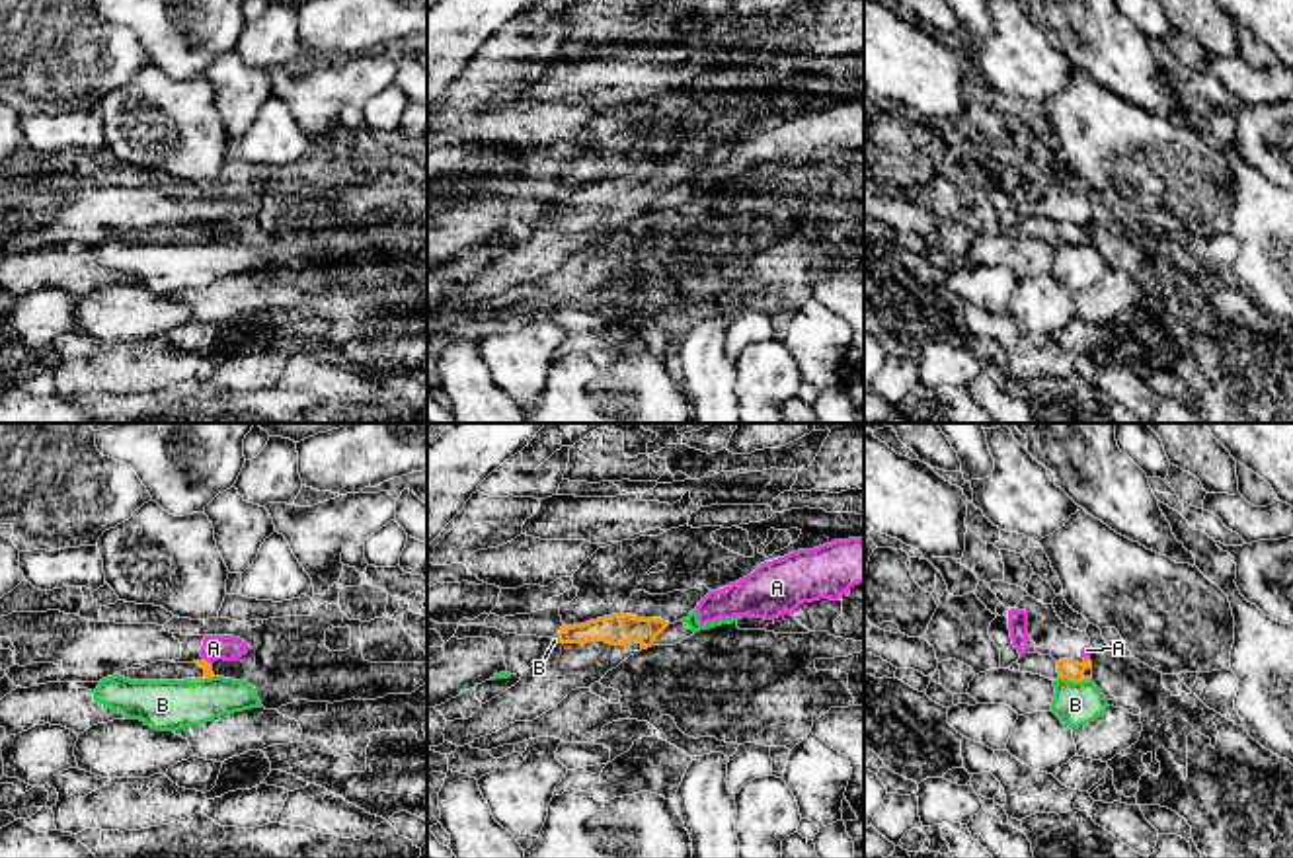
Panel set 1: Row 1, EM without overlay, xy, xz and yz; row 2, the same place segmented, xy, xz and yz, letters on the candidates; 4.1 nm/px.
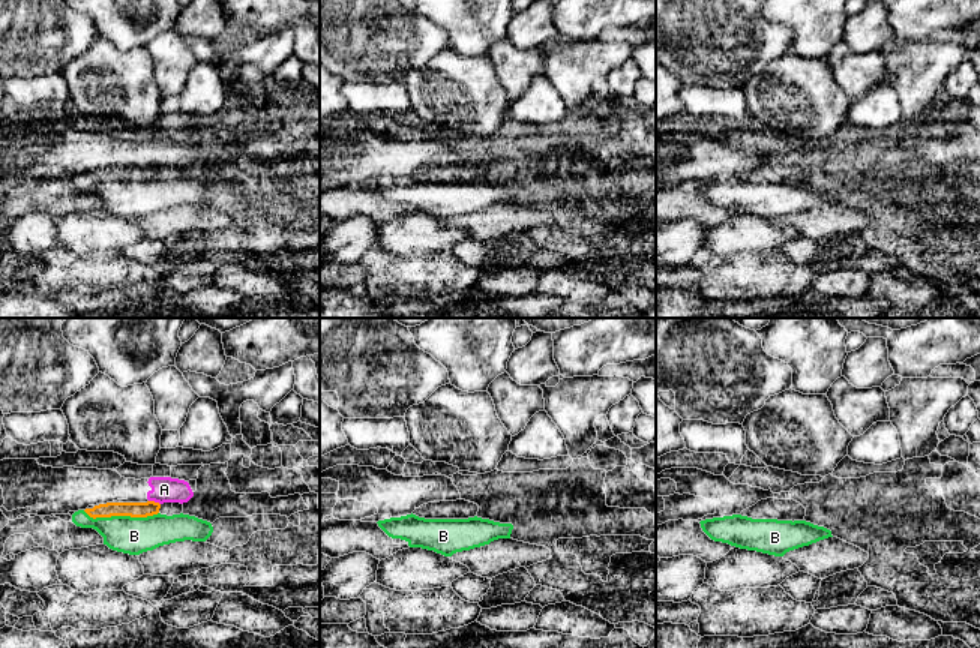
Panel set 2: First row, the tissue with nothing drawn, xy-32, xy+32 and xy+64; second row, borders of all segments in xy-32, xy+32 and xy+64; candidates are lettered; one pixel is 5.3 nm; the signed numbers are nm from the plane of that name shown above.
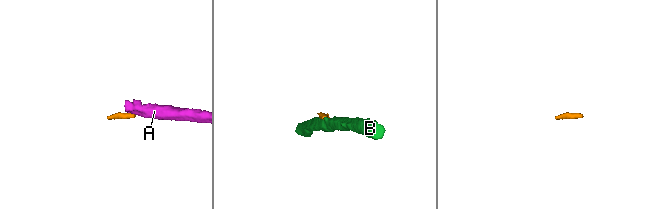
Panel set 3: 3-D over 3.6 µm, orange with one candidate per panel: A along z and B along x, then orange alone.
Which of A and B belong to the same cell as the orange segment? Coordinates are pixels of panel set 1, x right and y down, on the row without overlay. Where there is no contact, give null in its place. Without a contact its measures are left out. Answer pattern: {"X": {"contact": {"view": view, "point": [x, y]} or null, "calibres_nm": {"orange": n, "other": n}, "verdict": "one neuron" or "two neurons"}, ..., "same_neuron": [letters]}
{"A": {"contact": {"view": "xy", "point": [207, 225]}, "calibres_nm": {"orange": 40, "other": 100}, "verdict": "two neurons"}, "B": {"contact": {"view": "yz", "point": [1075, 244]}, "calibres_nm": {"orange": 90, "other": 180}, "verdict": "two neurons"}, "same_neuron": []}

